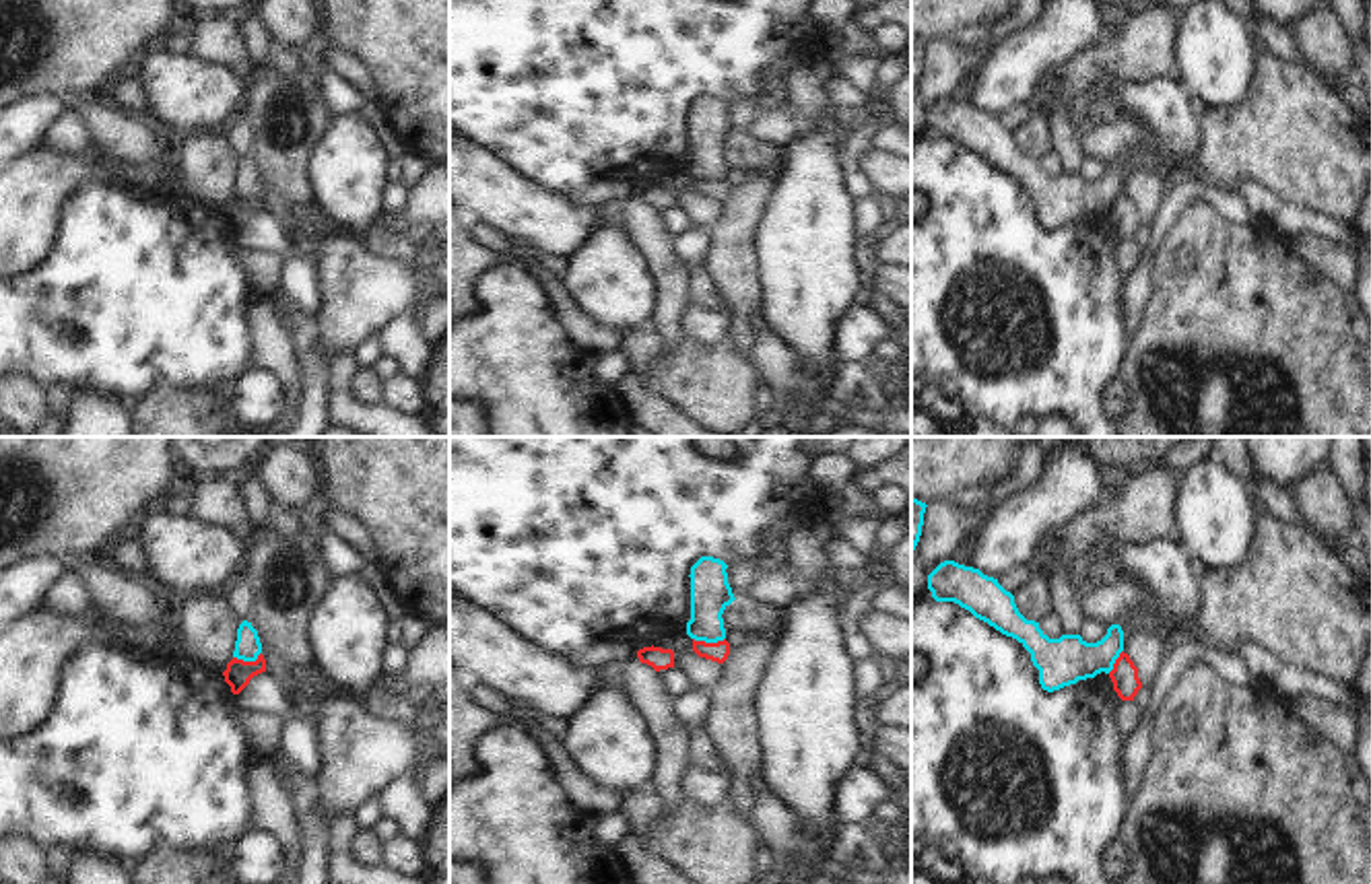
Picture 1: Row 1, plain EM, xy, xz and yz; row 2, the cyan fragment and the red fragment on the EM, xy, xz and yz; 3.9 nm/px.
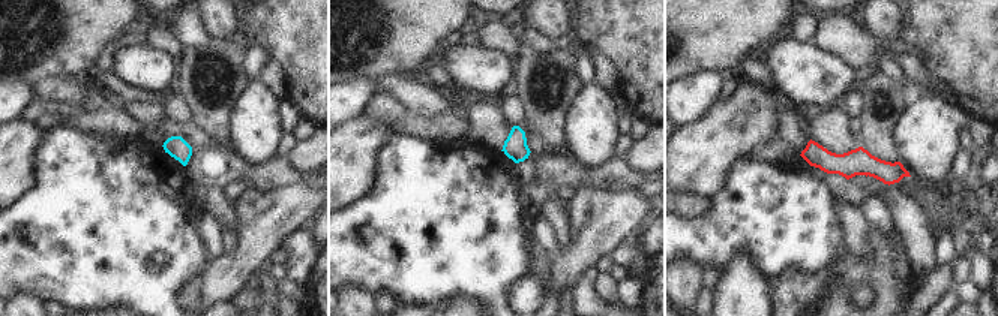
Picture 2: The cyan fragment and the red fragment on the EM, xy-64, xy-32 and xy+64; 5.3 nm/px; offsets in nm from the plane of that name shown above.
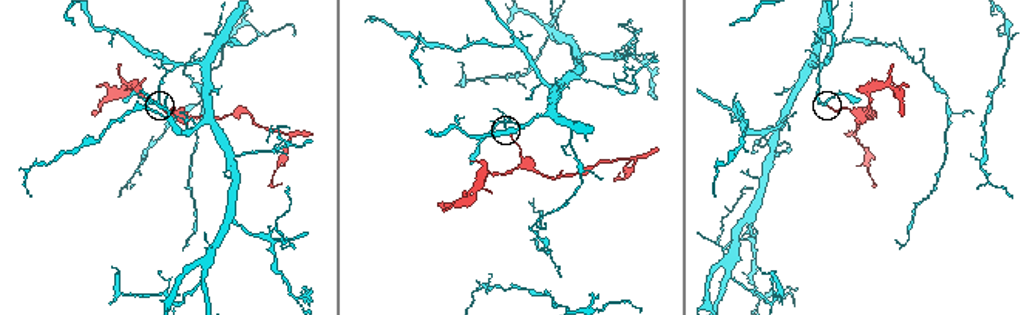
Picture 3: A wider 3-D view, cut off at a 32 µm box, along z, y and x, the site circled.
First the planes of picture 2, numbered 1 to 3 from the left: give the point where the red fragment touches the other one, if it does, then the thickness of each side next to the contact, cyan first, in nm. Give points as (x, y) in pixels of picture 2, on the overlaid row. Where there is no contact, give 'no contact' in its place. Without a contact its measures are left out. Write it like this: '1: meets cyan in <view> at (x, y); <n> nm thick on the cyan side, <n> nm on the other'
1: no contact
2: no contact
3: no contact

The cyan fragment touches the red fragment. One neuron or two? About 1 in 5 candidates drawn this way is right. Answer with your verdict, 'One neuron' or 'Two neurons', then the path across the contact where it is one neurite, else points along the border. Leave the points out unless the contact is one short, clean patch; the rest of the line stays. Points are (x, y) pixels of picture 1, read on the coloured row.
Two neurons. Boundary: xz (693, 637), (706, 641), (724, 639)

